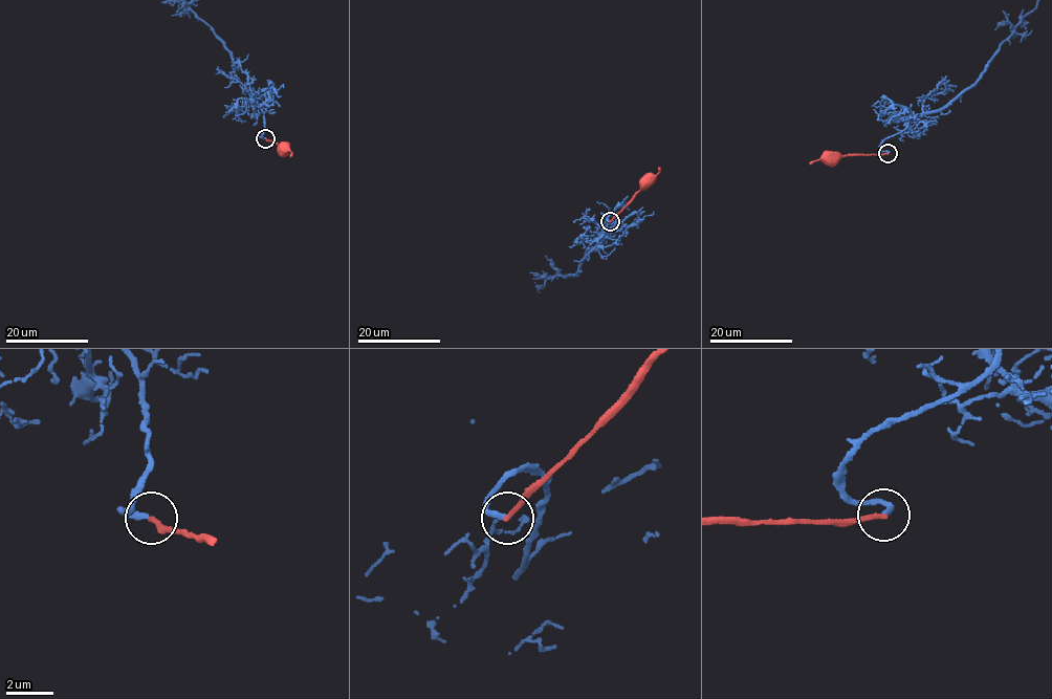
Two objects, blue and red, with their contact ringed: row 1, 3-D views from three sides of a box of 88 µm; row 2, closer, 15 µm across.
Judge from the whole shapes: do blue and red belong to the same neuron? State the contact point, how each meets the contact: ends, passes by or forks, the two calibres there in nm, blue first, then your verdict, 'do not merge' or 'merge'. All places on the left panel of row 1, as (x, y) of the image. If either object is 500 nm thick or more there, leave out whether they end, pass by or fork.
place (265, 138); blue ends; red ends; calibres 260 and 200 nm; do not merge

